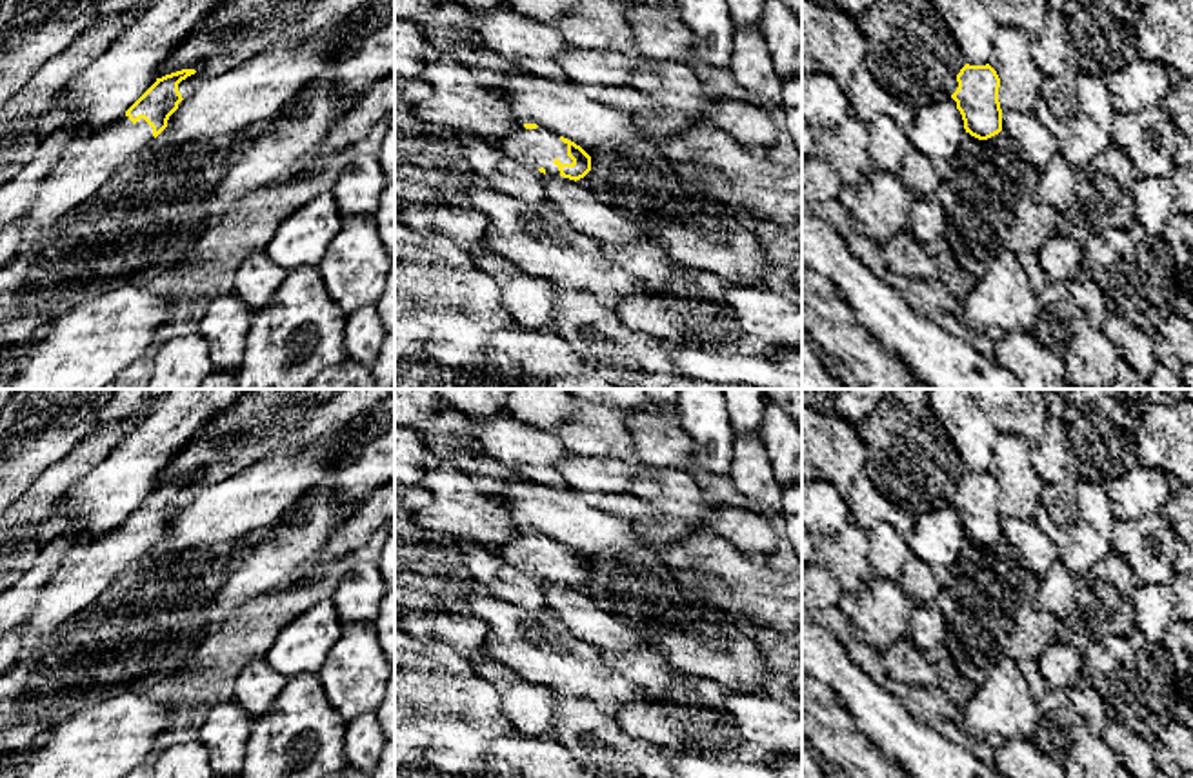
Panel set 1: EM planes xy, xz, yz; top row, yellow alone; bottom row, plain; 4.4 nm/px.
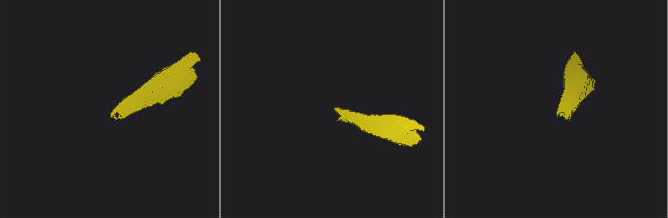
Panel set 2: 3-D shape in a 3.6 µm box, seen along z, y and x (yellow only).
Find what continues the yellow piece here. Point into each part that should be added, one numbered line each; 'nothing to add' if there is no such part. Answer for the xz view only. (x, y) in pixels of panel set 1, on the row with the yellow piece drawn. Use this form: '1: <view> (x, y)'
1: xz (537, 148)

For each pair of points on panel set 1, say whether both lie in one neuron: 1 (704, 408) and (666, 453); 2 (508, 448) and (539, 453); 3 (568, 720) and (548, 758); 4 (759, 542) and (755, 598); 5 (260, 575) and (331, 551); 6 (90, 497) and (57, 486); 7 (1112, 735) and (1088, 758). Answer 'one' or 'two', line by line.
1: two
2: one
3: two
4: two
5: two
6: two
7: two

